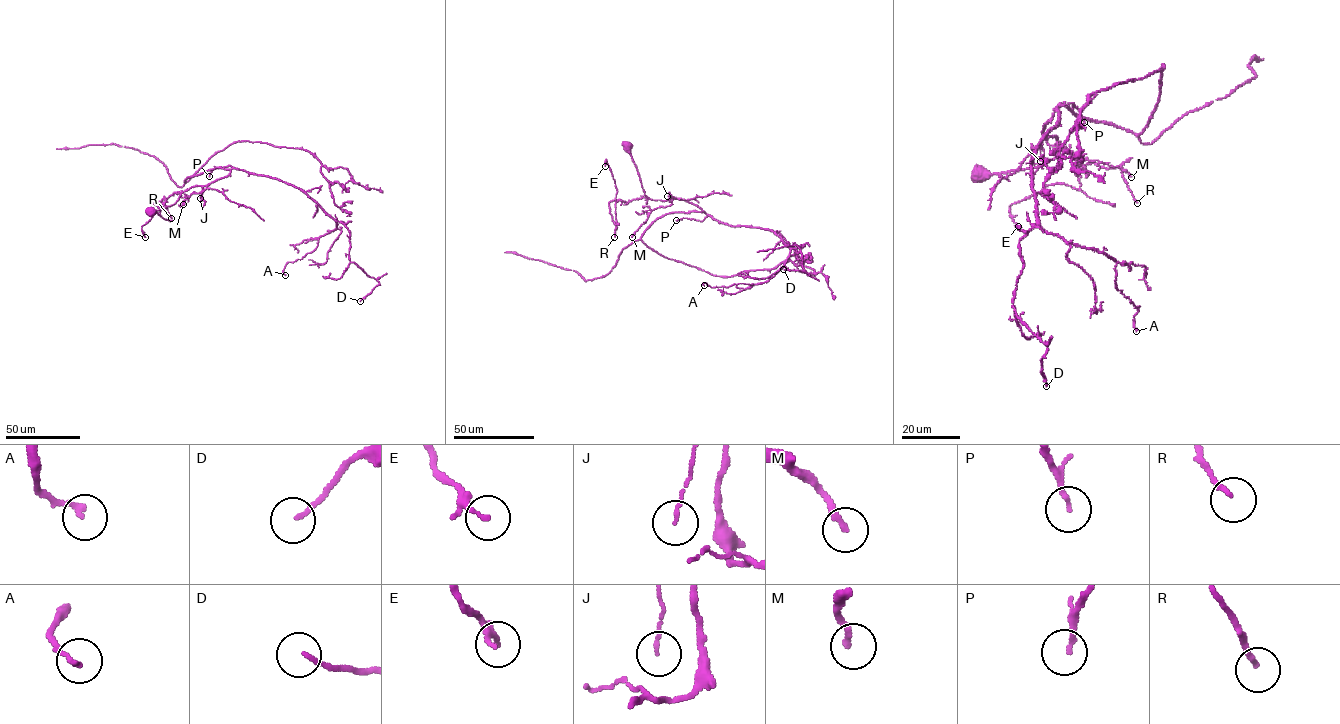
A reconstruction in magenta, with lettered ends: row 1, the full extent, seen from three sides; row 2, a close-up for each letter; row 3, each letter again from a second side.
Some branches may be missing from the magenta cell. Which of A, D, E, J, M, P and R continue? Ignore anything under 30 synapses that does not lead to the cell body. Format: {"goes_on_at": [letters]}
{"goes_on_at": []}

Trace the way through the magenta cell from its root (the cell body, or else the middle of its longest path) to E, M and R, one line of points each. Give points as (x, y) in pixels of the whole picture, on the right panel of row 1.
E: (981, 175), (1040, 167), (1061, 145), (1078, 161), (1080, 189), (1047, 184), (1014, 202), (1009, 215), (1018, 226)
M: (981, 175), (1041, 166), (1060, 146), (1051, 136), (1048, 144), (1078, 158), (1118, 166), (1131, 177)
R: (981, 175), (1040, 167), (1052, 160), (1061, 145), (1078, 161), (1077, 175), (1091, 163), (1120, 167), (1137, 203)

